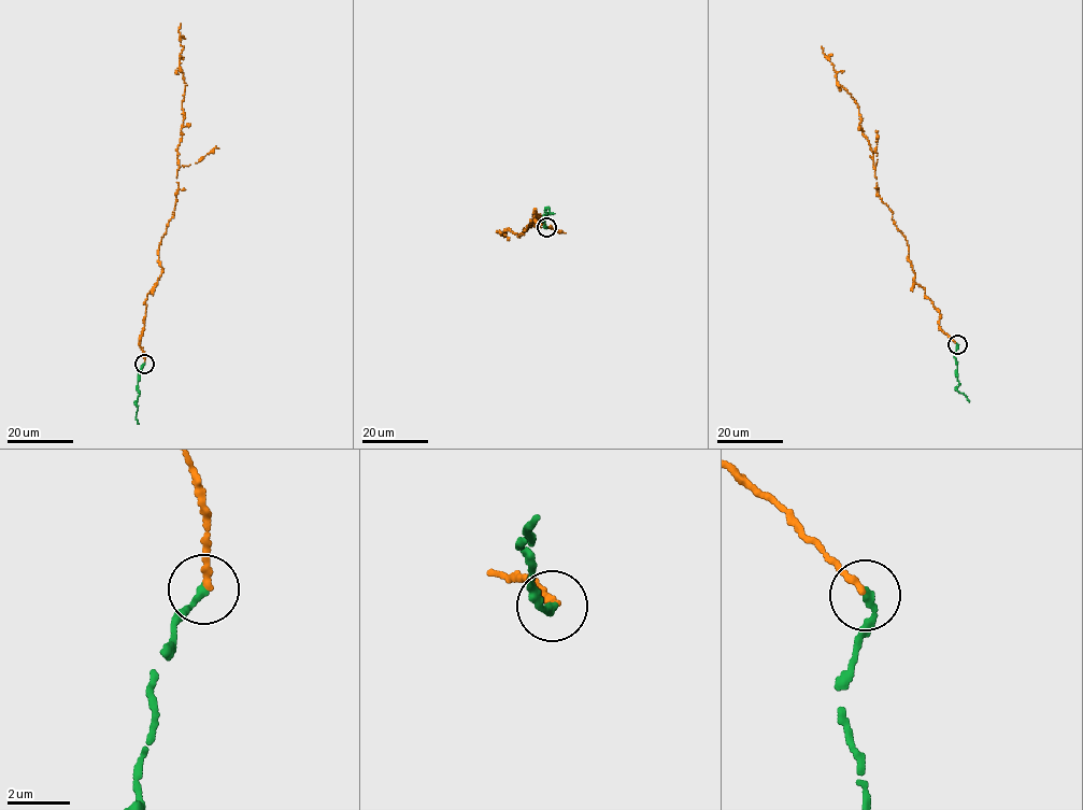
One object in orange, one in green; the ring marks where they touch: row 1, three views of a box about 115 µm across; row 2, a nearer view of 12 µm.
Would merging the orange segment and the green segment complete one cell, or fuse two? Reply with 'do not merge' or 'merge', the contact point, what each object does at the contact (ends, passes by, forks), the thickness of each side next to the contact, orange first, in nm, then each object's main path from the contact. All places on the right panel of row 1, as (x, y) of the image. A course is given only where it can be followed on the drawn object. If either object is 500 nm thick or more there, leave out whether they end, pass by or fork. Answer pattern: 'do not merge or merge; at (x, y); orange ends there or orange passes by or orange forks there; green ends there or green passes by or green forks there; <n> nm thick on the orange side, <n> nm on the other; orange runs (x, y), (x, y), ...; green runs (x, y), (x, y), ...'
merge; at (957, 344); orange ends there; green ends there; 260 nm thick on the orange side, 280 nm on the other; orange runs (956, 344), (913, 280), (907, 240), (878, 193), (873, 155), (856, 101), (838, 84), (821, 45); green runs (957, 344), (954, 354), (959, 383), (956, 389), (969, 401)

